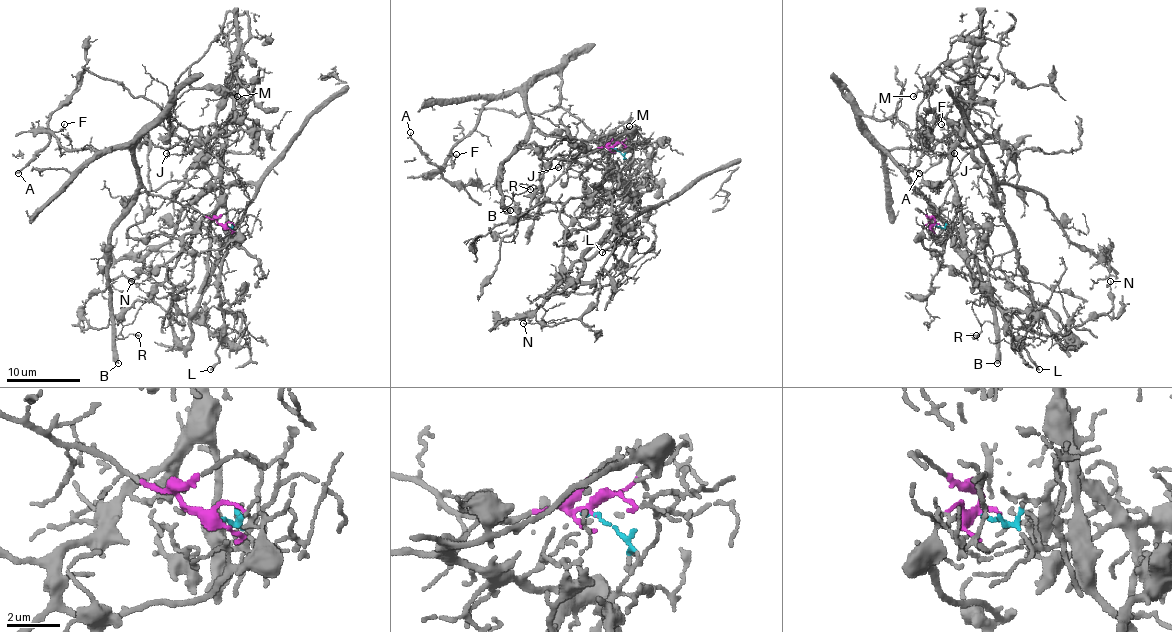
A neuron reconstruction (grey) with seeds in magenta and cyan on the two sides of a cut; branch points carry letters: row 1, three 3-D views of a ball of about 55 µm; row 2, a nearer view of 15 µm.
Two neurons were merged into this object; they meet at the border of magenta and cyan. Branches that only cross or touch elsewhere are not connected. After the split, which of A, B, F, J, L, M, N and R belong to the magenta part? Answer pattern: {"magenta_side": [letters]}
{"magenta_side": ["A", "B", "F", "J", "R"]}

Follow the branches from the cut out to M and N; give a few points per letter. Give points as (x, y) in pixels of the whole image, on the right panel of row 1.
M: (935, 224), (953, 235), (960, 225), (949, 148), (966, 119), (982, 12), (913, 97)
N: (935, 224), (960, 235), (975, 257), (979, 290), (988, 301), (1049, 336), (1109, 312), (1109, 281)

